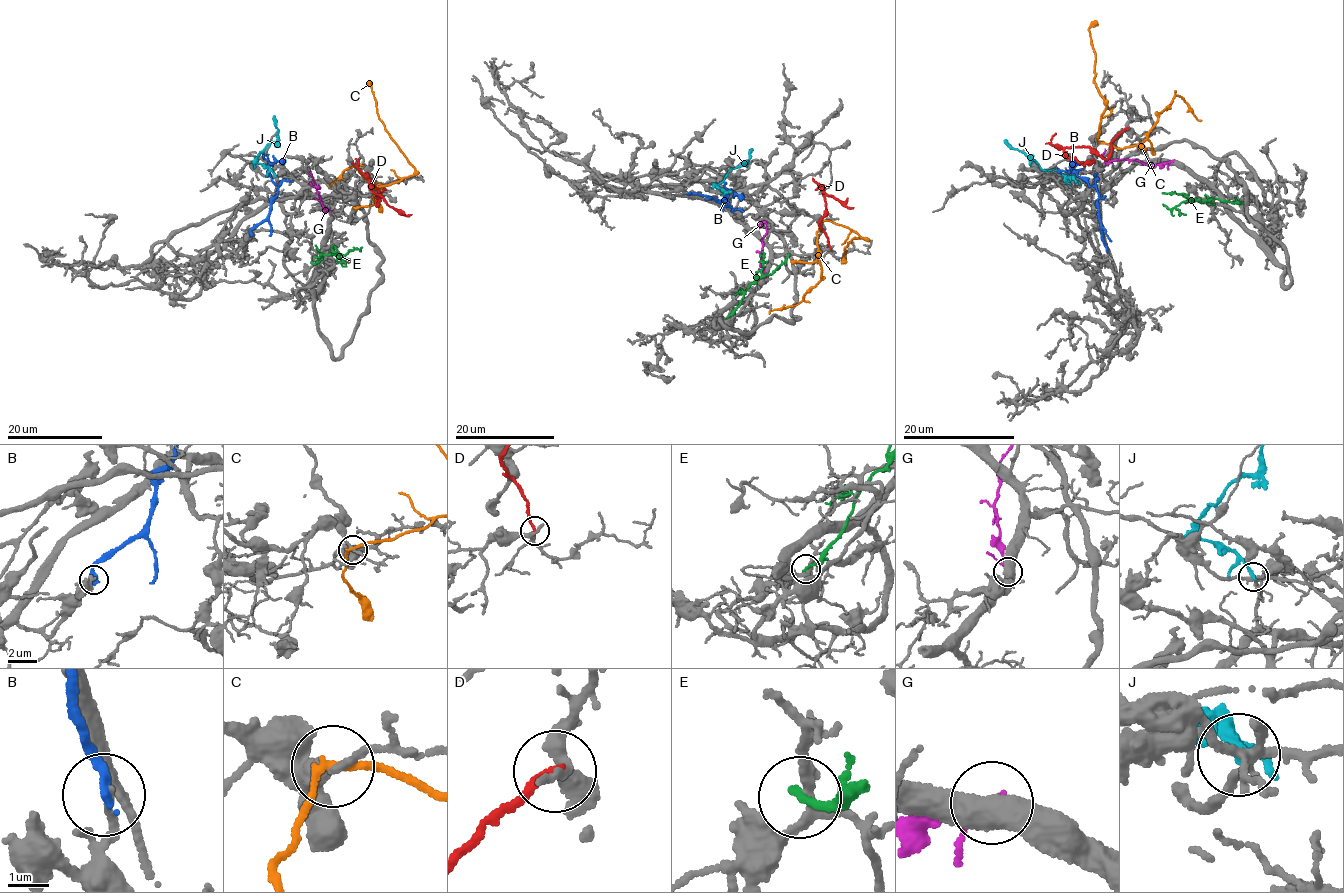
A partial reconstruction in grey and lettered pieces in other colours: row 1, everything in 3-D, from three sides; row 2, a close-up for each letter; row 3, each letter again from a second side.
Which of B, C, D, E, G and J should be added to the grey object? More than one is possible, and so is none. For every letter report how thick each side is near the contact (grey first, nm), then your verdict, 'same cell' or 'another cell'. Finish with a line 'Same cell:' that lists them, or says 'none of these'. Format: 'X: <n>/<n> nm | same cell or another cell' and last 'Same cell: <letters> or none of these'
B: 160/280 nm | another cell
C: 160/160 nm | another cell
D: 200/220 nm | another cell
E: 190/200 nm | another cell
G: 550/160 nm | another cell
J: 220/260 nm | another cell
Same cell: none of these

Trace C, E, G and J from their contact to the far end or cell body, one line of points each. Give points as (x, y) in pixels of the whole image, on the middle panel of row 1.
C: (824, 221), (848, 227), (867, 239), (851, 240), (844, 249), (846, 252), (841, 263)
E: (727, 317), (757, 278), (773, 272), (788, 254)
G: (765, 275), (761, 253), (766, 232), (763, 221), (763, 226)
J: (730, 191), (724, 192), (717, 184), (730, 169), (746, 163), (751, 149)

